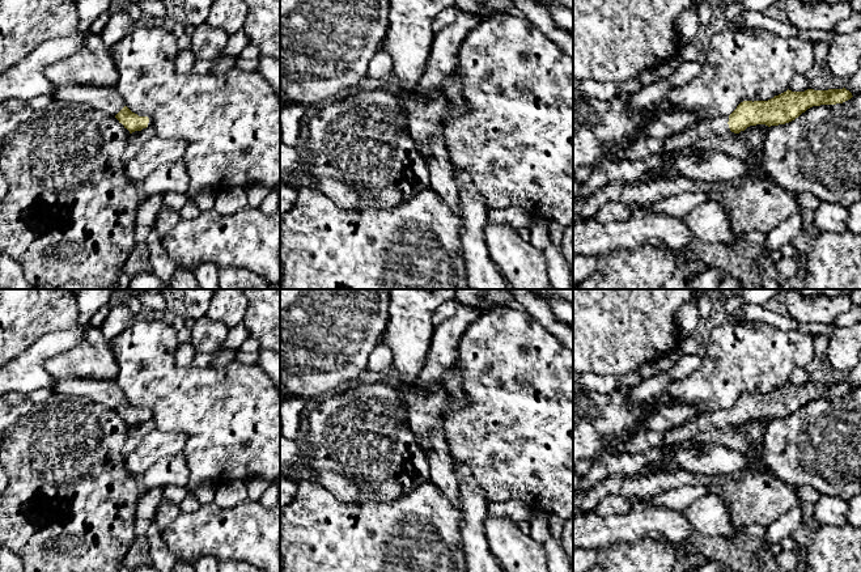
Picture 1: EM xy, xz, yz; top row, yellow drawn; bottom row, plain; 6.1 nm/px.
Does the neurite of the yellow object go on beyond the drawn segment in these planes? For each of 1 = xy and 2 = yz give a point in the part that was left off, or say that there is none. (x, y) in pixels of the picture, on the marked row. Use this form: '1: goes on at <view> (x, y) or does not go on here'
1: goes on at xy (151, 122)
2: goes on at yz (643, 148)

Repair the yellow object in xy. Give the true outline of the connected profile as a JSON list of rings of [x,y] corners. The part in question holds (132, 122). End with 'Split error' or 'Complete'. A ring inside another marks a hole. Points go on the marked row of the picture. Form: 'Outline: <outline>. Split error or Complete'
Outline: [[[124,106],[115,118],[132,134],[152,126],[152,118],[147,114],[135,114]]]. Split error

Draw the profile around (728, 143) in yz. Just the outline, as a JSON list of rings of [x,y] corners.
[[[726,132],[724,135],[717,135],[713,137],[703,139],[692,147],[688,147],[683,151],[686,156],[691,153],[707,153],[707,152],[722,152],[733,157],[747,157],[748,145],[745,137],[745,132],[734,134]]]

